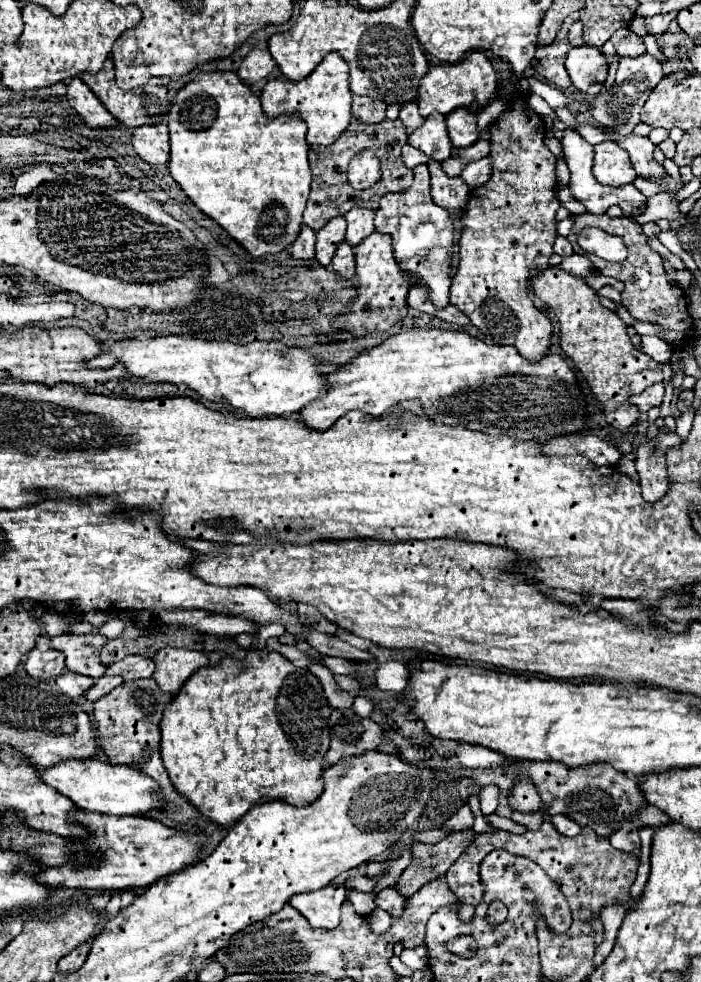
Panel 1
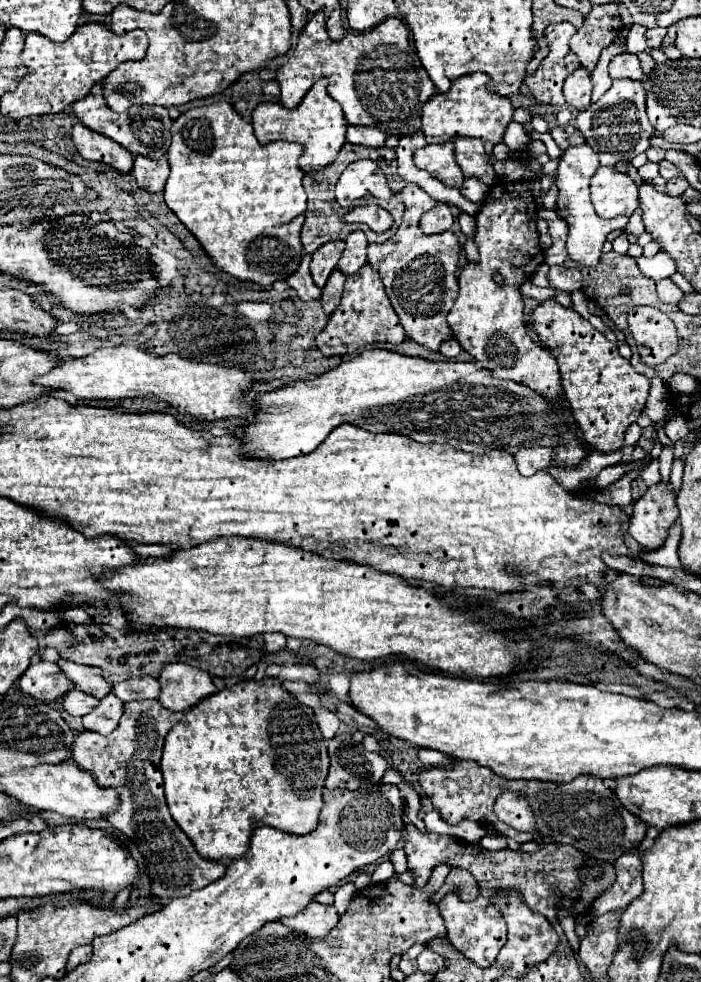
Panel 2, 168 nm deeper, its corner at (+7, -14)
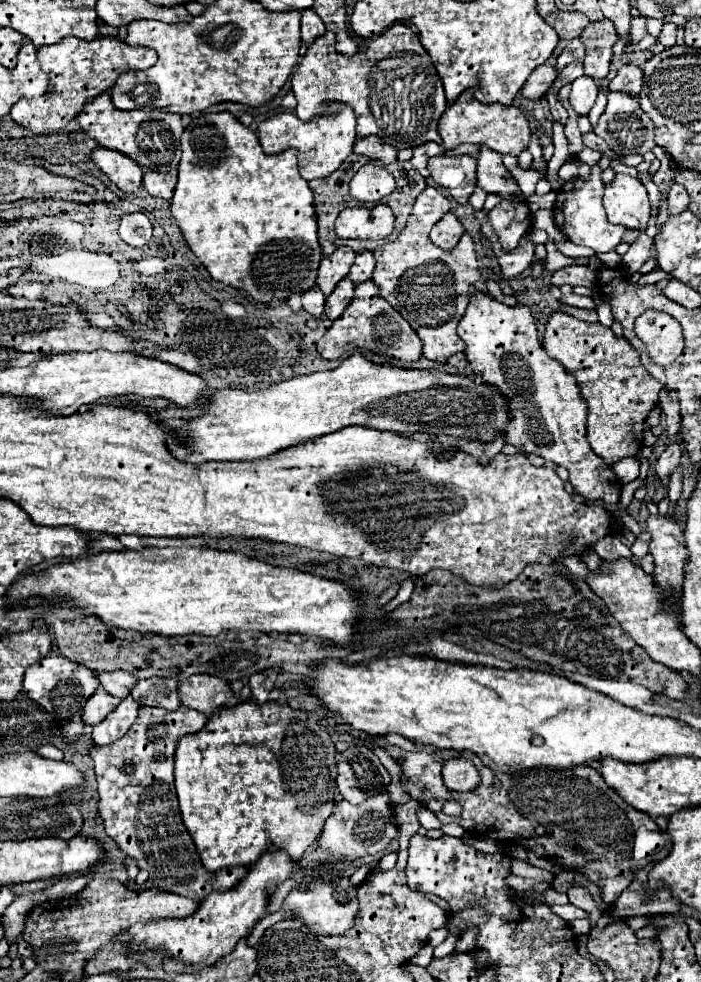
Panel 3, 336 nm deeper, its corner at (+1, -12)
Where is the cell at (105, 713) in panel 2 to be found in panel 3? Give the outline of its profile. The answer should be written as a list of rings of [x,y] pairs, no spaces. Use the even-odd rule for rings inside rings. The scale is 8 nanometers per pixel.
[[[131,696],[123,698],[119,702],[119,706],[99,724],[93,726],[93,742],[97,744],[111,744],[113,740],[119,740],[129,726],[133,724],[133,720],[137,718],[137,704]]]

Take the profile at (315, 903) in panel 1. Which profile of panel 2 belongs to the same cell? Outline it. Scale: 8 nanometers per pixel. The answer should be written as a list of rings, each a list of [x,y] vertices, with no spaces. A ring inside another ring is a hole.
[[[311,902],[307,910],[301,910],[293,918],[281,918],[281,922],[293,930],[305,932],[309,938],[325,938],[339,922],[339,914],[335,906]]]

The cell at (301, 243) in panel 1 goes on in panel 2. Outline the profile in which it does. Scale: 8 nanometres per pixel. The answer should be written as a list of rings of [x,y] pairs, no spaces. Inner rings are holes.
[[[303,256],[303,262],[301,262],[299,270],[293,276],[289,276],[289,280],[287,280],[287,284],[297,292],[299,300],[303,300],[303,302],[319,300],[321,298],[321,288],[317,288],[315,282],[311,280],[309,262],[311,262],[311,258],[309,256]]]

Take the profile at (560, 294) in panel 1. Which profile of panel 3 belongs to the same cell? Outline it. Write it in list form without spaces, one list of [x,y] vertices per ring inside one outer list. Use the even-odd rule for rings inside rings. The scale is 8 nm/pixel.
[[[553,312],[549,316],[549,322],[545,326],[545,334],[543,334],[543,346],[545,352],[555,358],[575,380],[577,386],[581,390],[581,396],[587,402],[589,408],[589,416],[587,416],[587,440],[591,444],[591,448],[611,466],[615,462],[619,462],[621,458],[627,456],[635,456],[637,450],[641,448],[641,440],[643,440],[643,426],[647,420],[647,414],[657,406],[659,402],[659,390],[663,388],[657,380],[653,380],[653,376],[649,376],[649,372],[643,368],[637,352],[633,350],[633,346],[623,340],[617,338],[611,328],[601,326],[599,322],[589,324],[583,320],[577,320],[571,314],[565,312]]]

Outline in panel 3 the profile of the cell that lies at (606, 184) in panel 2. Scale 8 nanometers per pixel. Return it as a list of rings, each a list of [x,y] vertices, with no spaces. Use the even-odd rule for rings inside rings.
[[[617,174],[613,178],[613,182],[605,186],[603,208],[605,208],[611,224],[621,224],[621,226],[635,228],[635,230],[645,230],[645,226],[649,222],[649,214],[651,214],[651,204],[649,204],[645,186],[637,178],[627,176],[627,174]]]

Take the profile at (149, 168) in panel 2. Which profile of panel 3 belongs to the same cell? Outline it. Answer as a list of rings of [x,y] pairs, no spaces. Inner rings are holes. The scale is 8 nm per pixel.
[[[145,168],[145,172],[143,172],[143,188],[151,196],[157,196],[157,198],[169,200],[173,196],[175,182],[177,182],[177,170],[169,170],[167,174],[163,174],[163,172]]]

